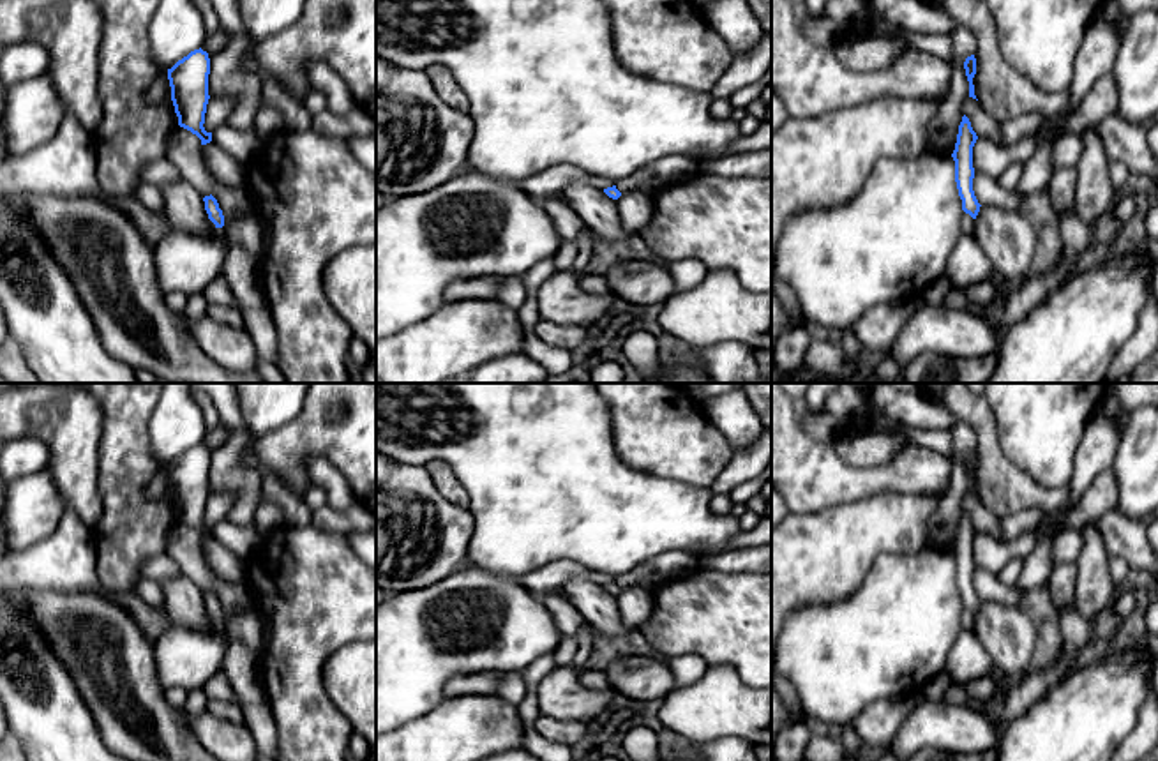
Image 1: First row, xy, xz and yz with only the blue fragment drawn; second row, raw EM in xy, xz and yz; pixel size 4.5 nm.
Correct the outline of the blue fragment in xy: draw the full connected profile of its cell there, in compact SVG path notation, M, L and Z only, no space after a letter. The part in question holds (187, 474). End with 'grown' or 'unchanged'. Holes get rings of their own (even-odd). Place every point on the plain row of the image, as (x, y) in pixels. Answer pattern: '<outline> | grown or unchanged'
M199 445L191 447L168 464L171 482L171 496L178 512L178 521L191 526L201 535L201 540L212 537L212 528L207 528L205 509L208 500L208 448Z | unchanged

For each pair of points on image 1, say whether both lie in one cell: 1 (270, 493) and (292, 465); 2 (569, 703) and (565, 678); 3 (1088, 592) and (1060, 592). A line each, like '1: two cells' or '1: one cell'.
1: two cells
2: one cell
3: two cells

